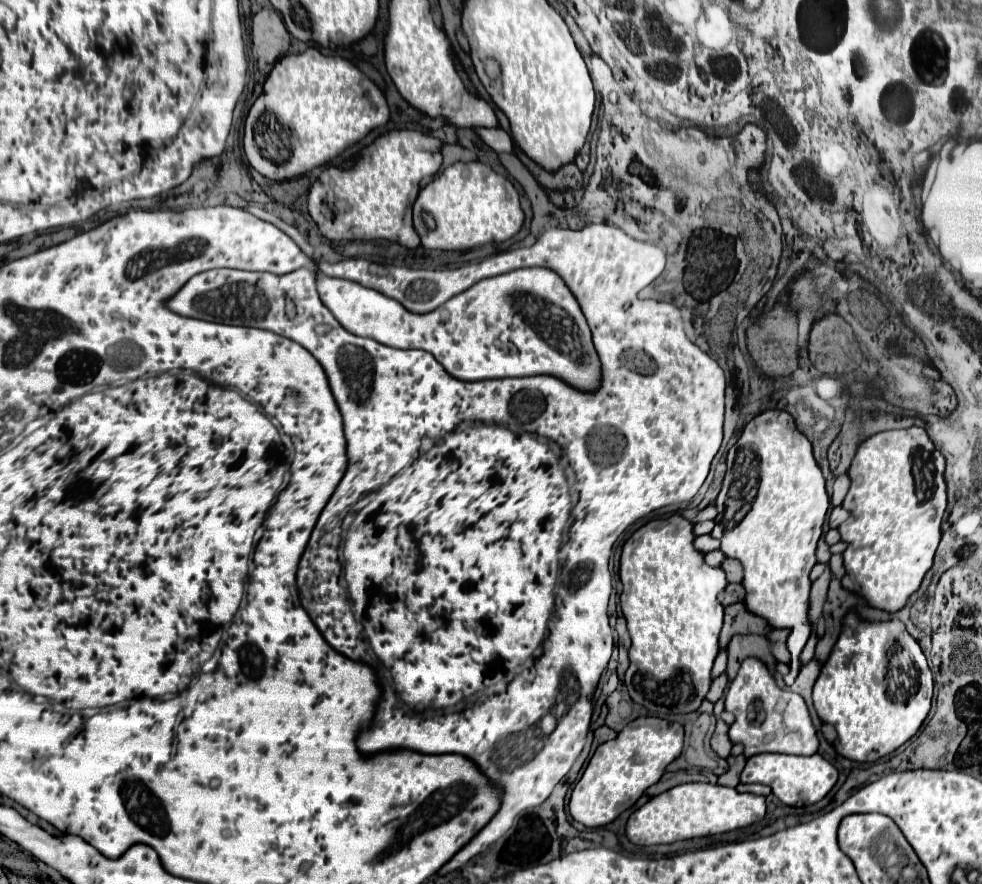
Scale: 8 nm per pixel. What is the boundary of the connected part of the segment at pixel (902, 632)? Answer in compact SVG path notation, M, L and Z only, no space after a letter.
M850 611L844 621L842 621L842 629L840 629L840 637L826 661L826 665L822 667L820 671L820 677L816 679L816 685L814 685L814 693L812 693L812 699L814 699L814 707L816 707L816 713L818 717L824 721L824 723L830 723L834 725L834 729L838 731L838 741L836 741L836 751L840 755L852 761L878 761L880 757L886 757L890 755L892 751L896 751L900 745L904 745L922 725L922 721L926 719L928 711L930 711L930 703L932 703L932 673L928 669L928 663L926 663L926 657L918 645L918 641L906 631L906 625L900 621L900 619L890 619L890 621L864 621L860 619L860 615L856 611Z

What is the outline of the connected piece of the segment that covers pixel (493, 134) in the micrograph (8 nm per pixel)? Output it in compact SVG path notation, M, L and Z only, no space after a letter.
M478 129L478 135L496 153L512 153L512 139L504 129Z

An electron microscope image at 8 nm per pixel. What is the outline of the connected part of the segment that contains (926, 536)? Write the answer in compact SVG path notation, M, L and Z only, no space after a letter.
M922 427L880 431L858 445L854 461L848 469L850 491L842 503L842 507L850 513L850 519L838 527L842 541L848 545L842 553L846 567L842 585L866 597L872 607L898 611L920 587L926 571L932 567L934 551L940 543L940 521L946 511L944 463L944 457L936 451Z

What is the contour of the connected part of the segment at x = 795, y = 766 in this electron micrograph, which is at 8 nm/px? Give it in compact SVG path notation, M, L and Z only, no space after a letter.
M760 753L746 761L746 767L740 775L742 783L760 783L772 787L772 793L786 805L802 807L820 801L838 781L838 771L818 753L812 757L784 755L784 753Z

